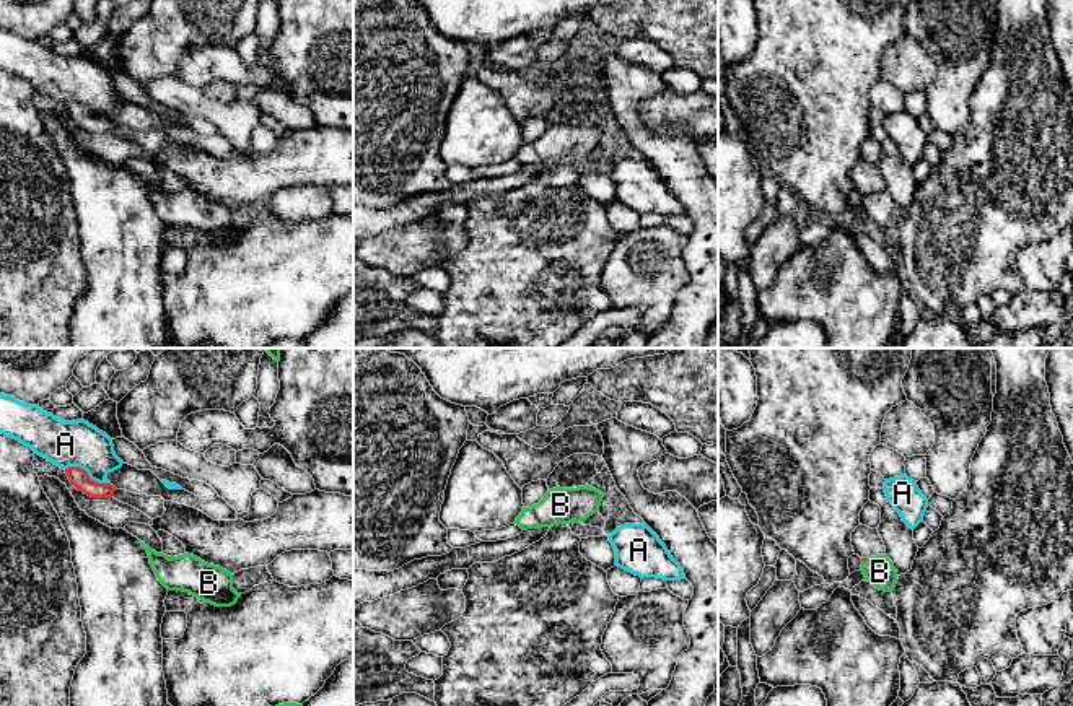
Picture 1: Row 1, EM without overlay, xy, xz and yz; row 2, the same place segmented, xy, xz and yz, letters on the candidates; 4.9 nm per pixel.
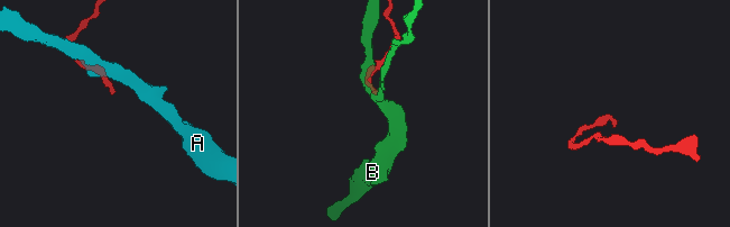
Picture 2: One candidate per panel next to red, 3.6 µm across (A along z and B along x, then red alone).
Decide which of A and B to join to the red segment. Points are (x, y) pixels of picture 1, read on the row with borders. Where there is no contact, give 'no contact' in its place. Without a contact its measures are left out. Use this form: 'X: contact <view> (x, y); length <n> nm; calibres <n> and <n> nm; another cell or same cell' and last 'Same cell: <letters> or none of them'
A: contact xy (87, 474); length 240 nm; calibres 90 and 220 nm; another cell
B: contact yz (865, 560); length 40 nm; calibres 20 and 150 nm; another cell
Same cell: none of them

